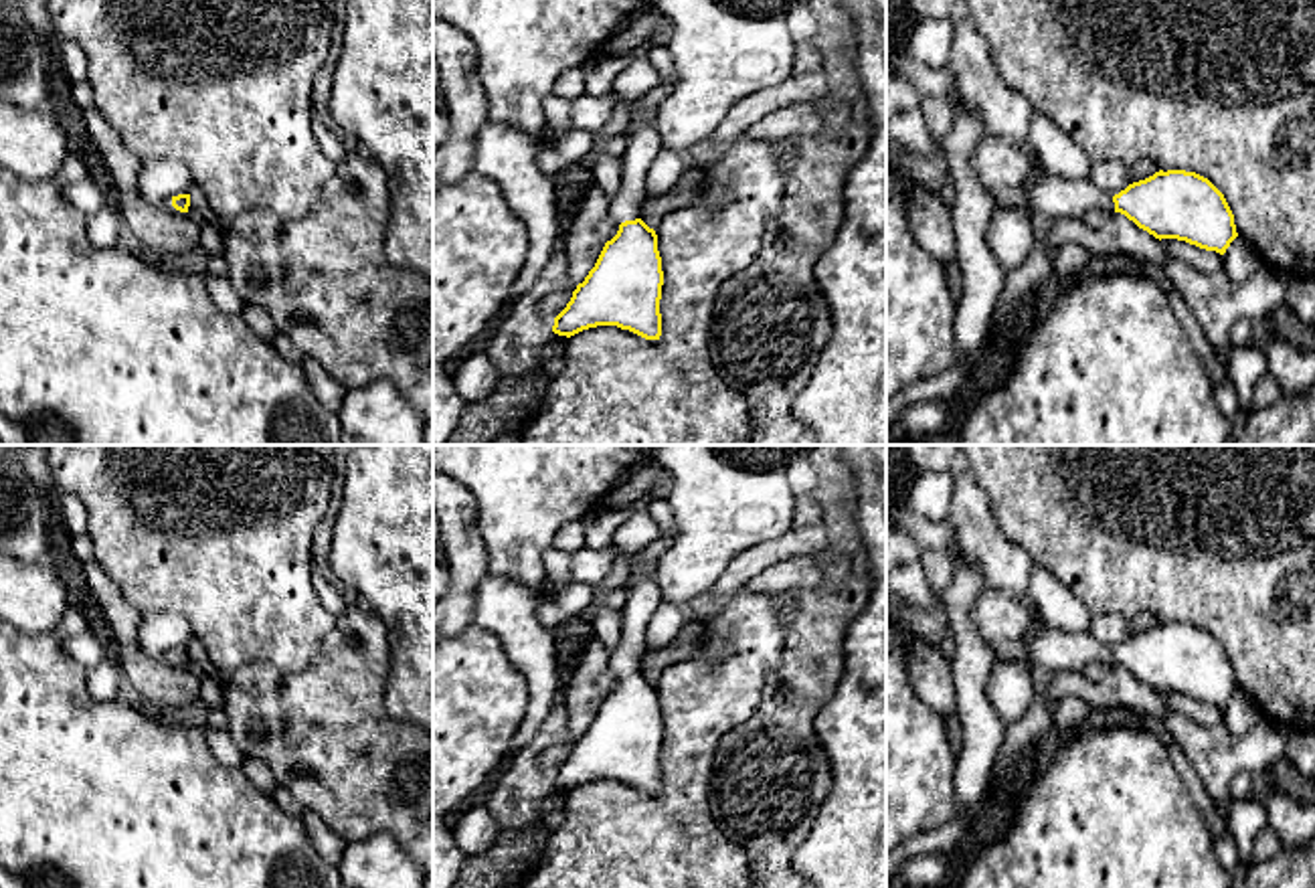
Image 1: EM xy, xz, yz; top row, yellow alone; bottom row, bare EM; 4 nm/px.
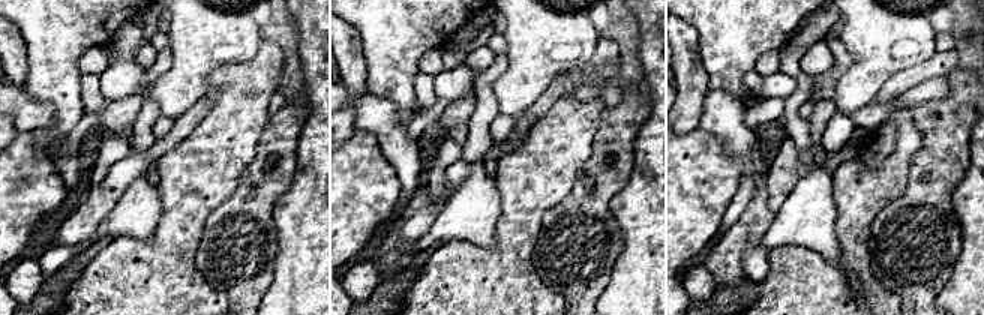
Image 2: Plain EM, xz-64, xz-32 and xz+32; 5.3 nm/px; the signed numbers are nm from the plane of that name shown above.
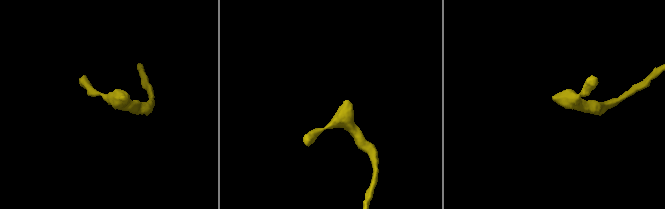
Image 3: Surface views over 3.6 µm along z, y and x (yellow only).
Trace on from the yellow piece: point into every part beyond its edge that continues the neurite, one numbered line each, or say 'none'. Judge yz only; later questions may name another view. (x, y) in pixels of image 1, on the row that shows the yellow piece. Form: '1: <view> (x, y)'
1: yz (1055, 197)

